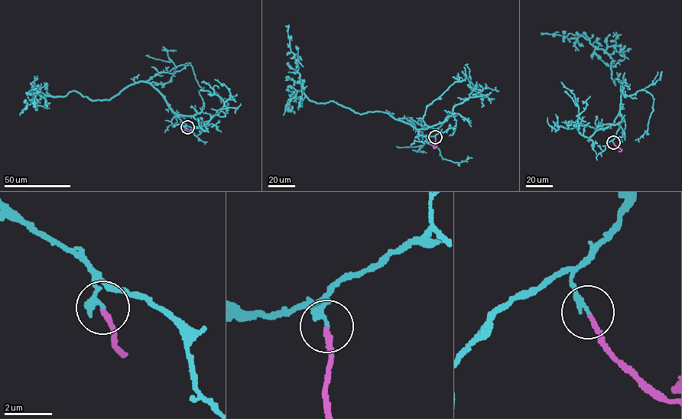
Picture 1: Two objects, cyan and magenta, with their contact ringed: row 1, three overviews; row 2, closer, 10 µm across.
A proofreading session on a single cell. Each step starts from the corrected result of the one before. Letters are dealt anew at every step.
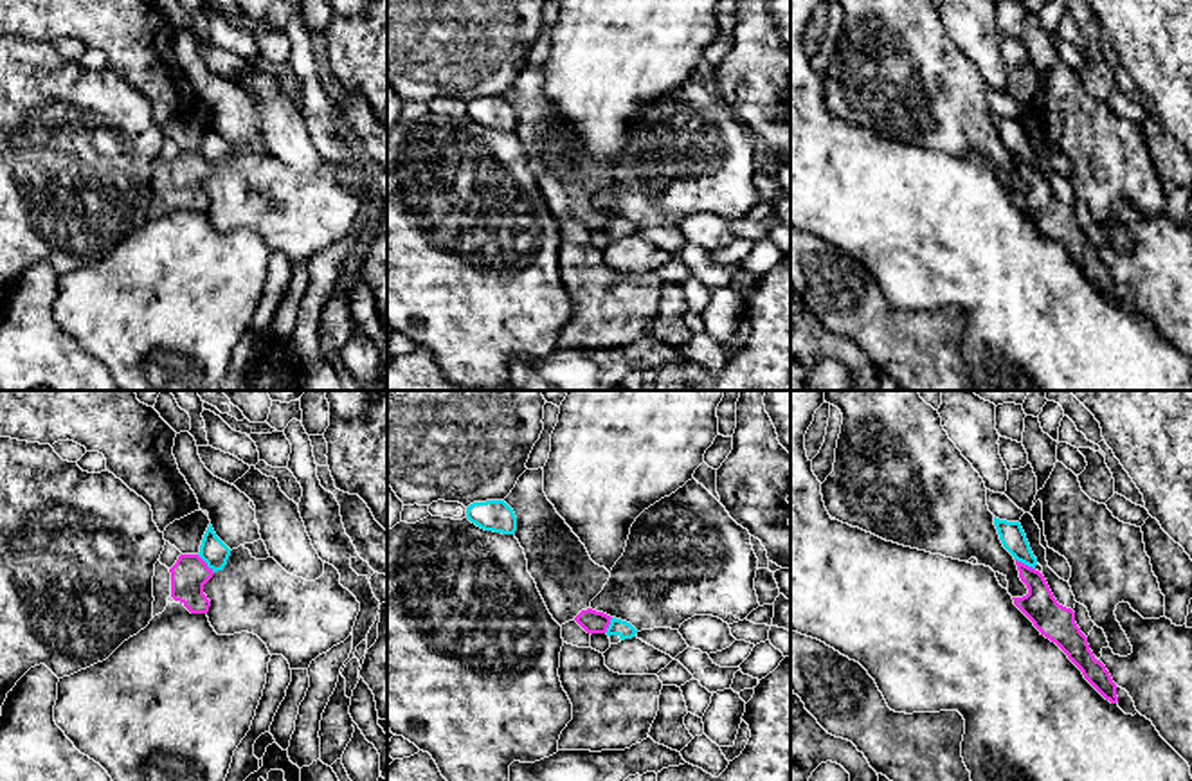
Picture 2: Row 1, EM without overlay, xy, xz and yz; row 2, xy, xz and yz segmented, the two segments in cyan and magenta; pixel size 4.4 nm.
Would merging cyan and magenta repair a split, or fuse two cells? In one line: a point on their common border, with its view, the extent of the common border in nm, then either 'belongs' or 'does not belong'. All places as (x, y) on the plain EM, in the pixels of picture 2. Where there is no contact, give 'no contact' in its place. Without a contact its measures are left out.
xy (206, 159) | 120 nm | does not belong

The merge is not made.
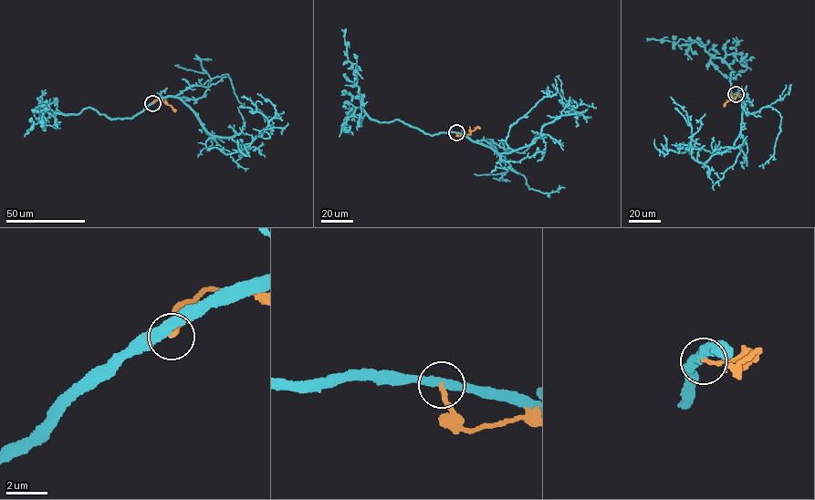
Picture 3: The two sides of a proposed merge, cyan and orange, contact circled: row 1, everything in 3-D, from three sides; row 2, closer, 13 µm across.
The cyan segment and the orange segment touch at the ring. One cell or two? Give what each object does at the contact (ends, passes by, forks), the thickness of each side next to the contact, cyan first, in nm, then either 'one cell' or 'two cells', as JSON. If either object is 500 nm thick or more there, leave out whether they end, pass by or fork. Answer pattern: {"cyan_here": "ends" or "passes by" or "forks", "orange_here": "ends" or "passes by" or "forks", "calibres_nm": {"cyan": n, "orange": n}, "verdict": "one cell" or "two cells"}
{"cyan_here": "passes by", "orange_here": "ends", "calibres_nm": {"cyan": 400, "orange": 200}, "verdict": "two cells"}

